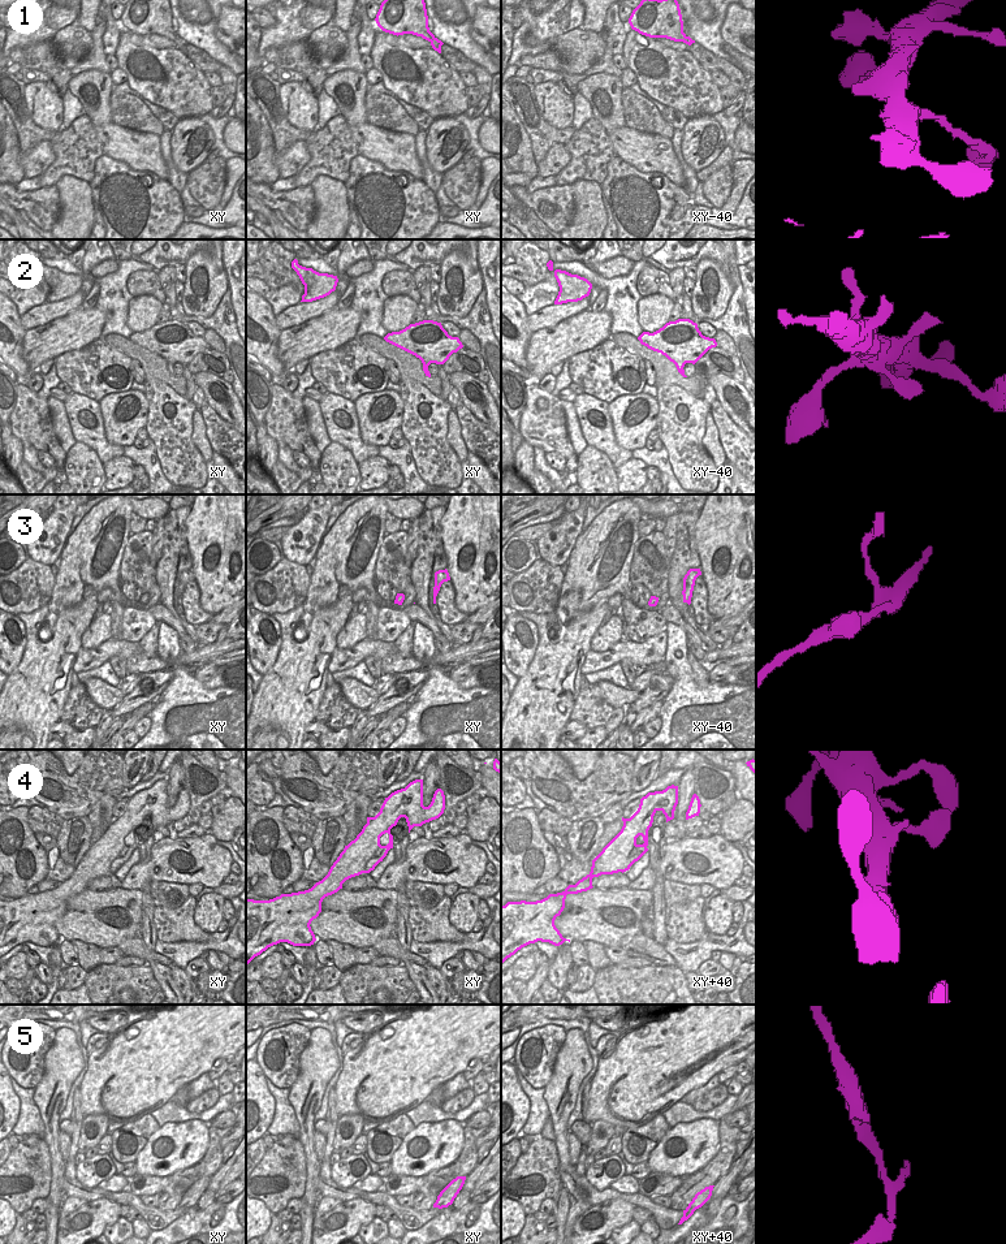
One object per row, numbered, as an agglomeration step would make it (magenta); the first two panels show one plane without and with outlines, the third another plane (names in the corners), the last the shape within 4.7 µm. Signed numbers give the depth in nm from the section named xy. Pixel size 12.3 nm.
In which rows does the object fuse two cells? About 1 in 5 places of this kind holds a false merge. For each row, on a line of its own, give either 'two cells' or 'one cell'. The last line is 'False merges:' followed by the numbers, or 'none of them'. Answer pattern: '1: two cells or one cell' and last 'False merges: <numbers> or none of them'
1: one cell
2: one cell
3: two cells
4: one cell
5: two cells
False merges: 3, 5

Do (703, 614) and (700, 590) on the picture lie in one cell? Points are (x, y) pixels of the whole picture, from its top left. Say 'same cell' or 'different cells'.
same cell

